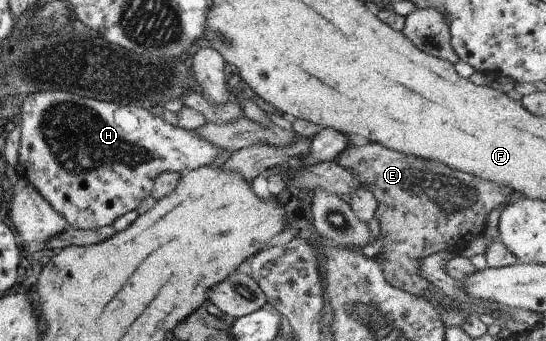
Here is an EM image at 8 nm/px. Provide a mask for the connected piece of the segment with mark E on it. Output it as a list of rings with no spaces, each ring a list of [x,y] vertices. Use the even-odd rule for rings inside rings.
[[[373,142],[345,148],[334,162],[357,175],[377,199],[374,217],[380,223],[383,237],[380,265],[385,279],[393,287],[421,295],[430,302],[438,289],[421,277],[421,261],[445,251],[461,256],[468,243],[484,233],[489,213],[505,205],[514,193],[507,185],[451,169],[438,161],[423,161]]]

